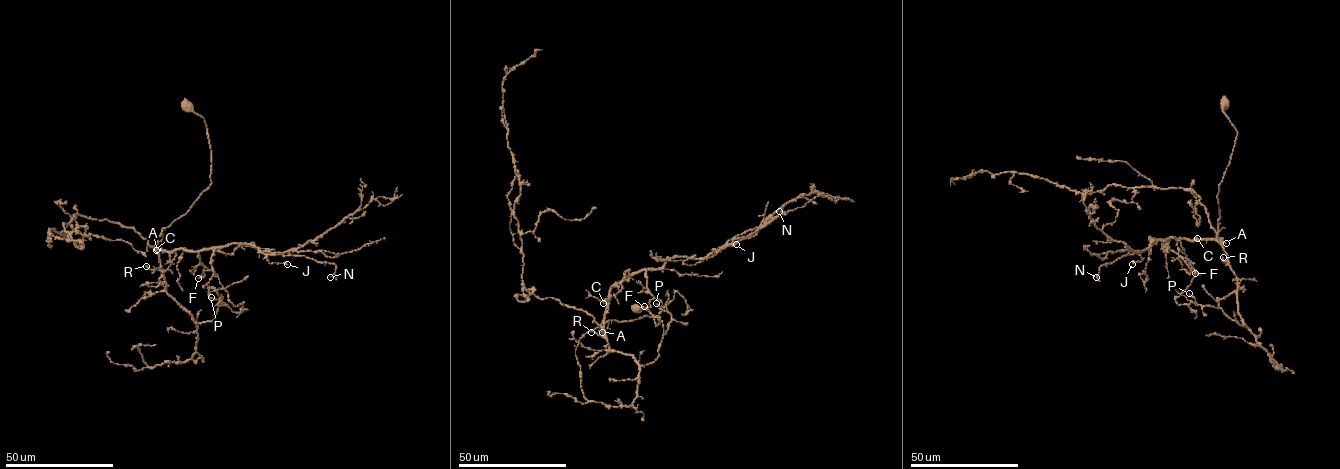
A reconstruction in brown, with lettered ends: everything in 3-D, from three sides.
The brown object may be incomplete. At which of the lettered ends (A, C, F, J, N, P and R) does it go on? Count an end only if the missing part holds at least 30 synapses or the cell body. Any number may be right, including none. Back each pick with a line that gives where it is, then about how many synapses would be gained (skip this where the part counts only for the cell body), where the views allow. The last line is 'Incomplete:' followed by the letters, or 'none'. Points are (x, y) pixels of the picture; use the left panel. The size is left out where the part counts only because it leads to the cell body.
Incomplete: none

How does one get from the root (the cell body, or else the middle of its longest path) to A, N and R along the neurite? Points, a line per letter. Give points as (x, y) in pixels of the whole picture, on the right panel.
A: (1224, 102), (1223, 110), (1237, 132), (1230, 161), (1216, 196), (1220, 218), (1217, 239), (1226, 243)
N: (1224, 102), (1237, 137), (1216, 196), (1217, 238), (1150, 237), (1145, 250), (1104, 264), (1096, 277)
R: (1224, 102), (1222, 109), (1236, 129), (1237, 137), (1216, 196), (1220, 218), (1217, 240), (1228, 263), (1223, 257)

